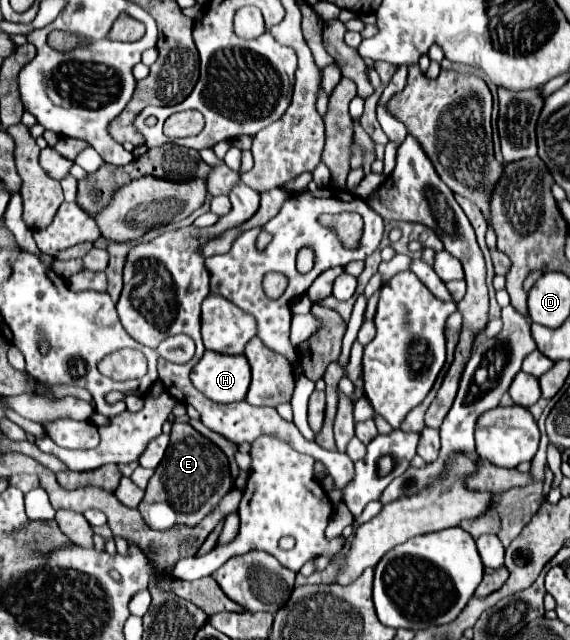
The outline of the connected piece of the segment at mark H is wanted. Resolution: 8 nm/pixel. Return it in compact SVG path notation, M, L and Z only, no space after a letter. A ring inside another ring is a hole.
M205 351L191 371L193 385L215 403L243 401L251 383L251 369L245 355L223 355Z

